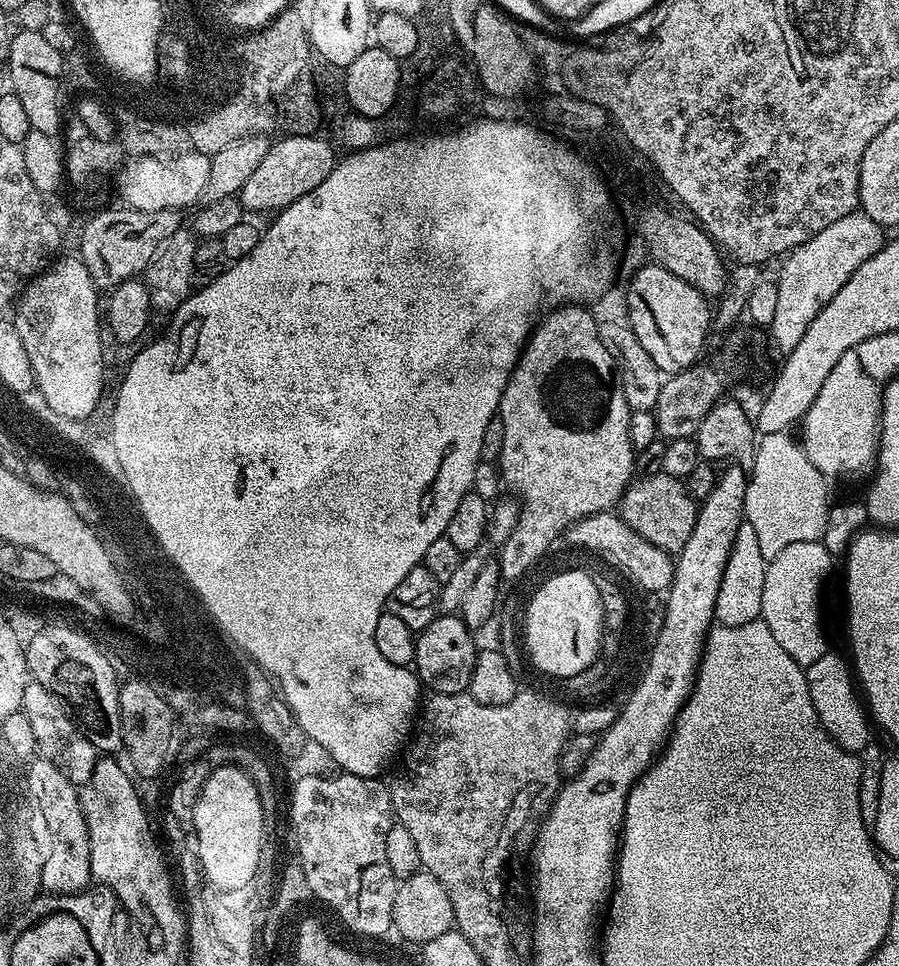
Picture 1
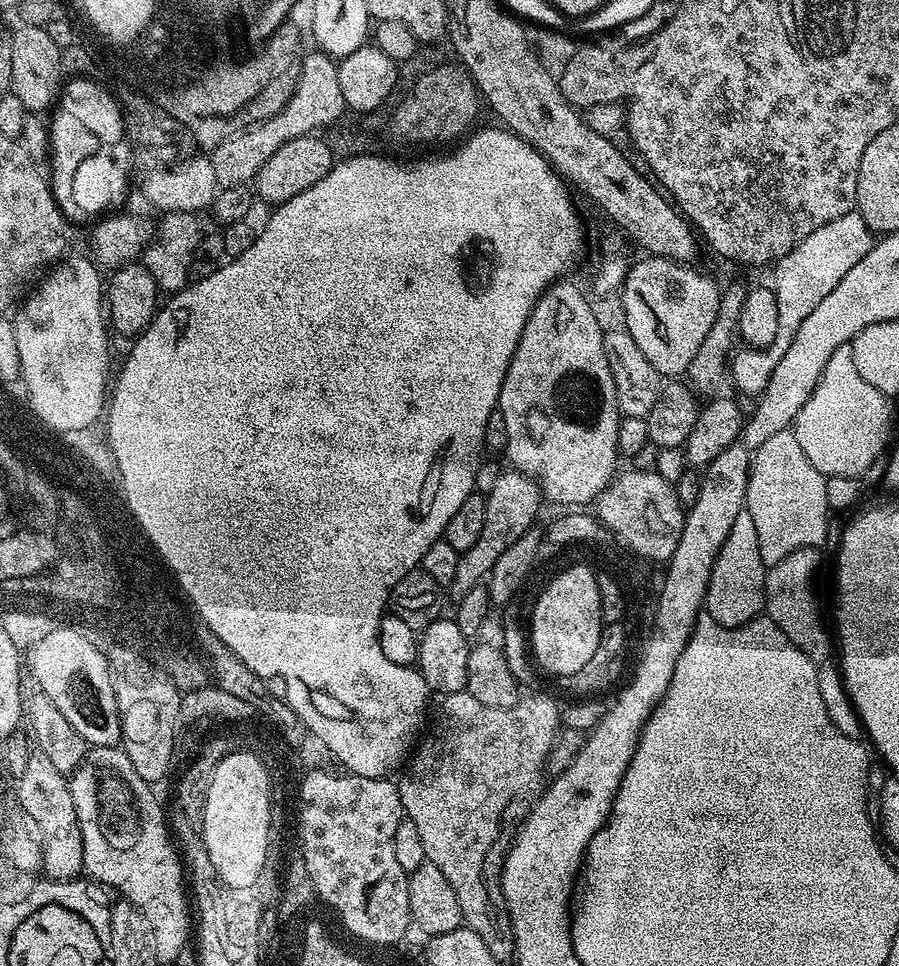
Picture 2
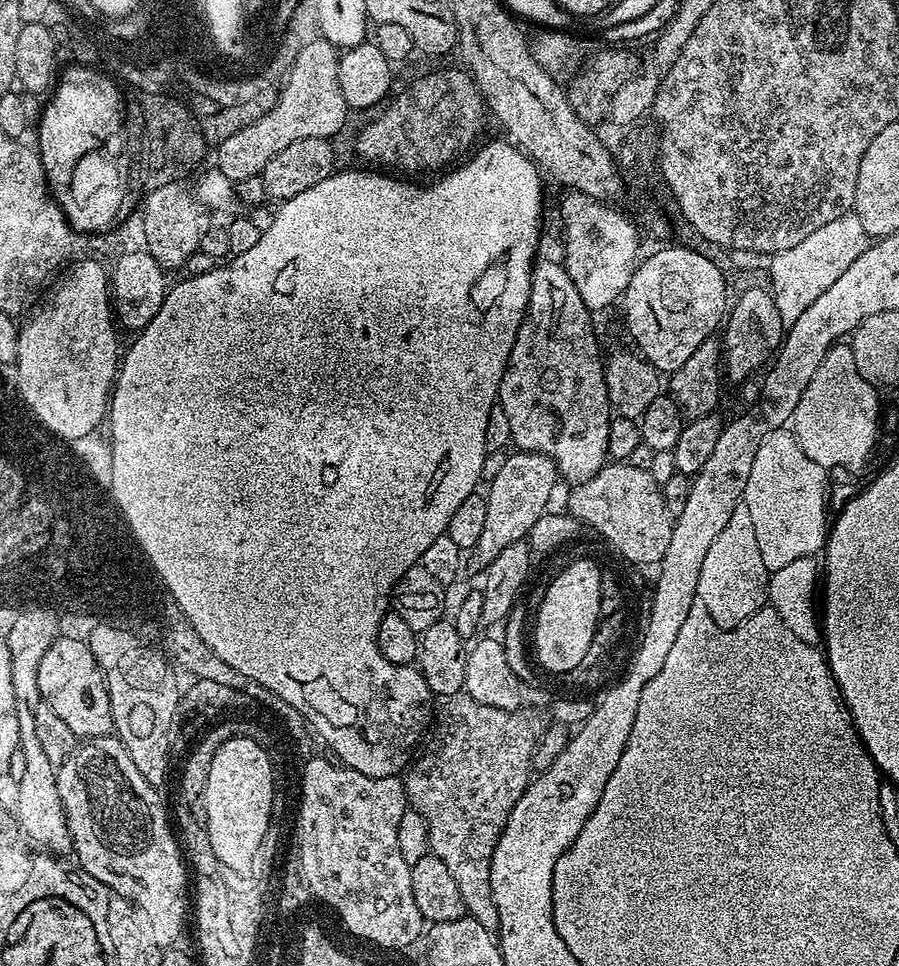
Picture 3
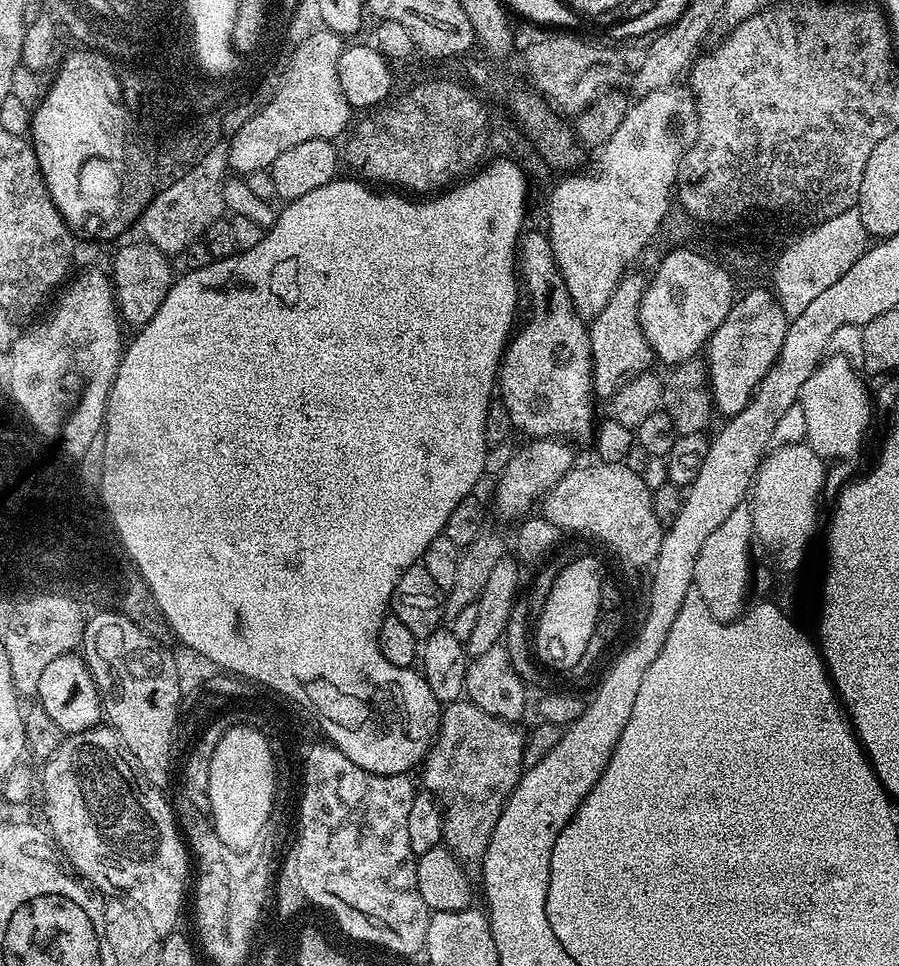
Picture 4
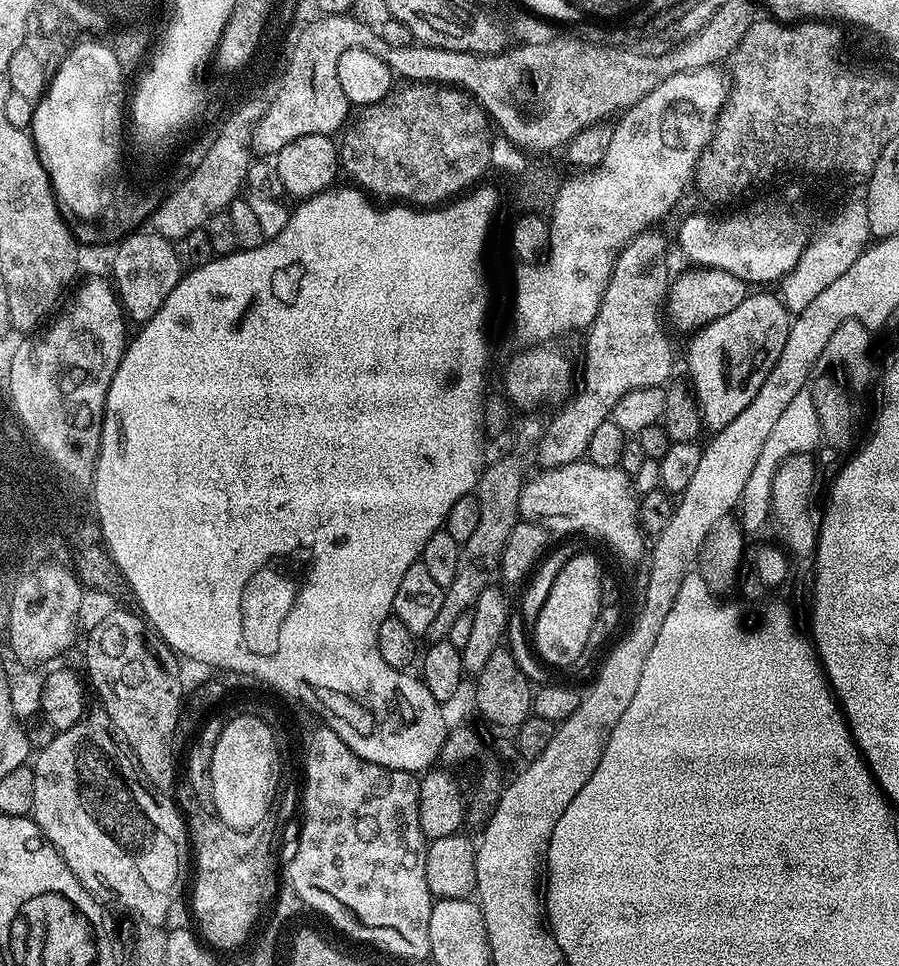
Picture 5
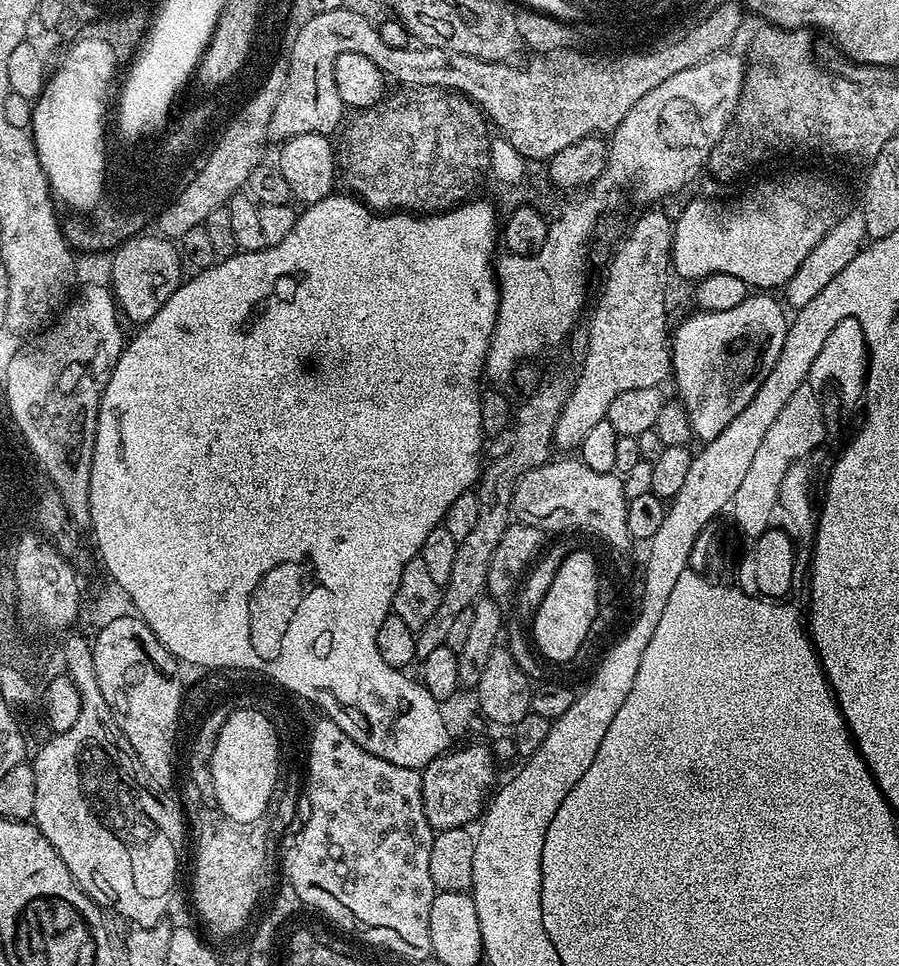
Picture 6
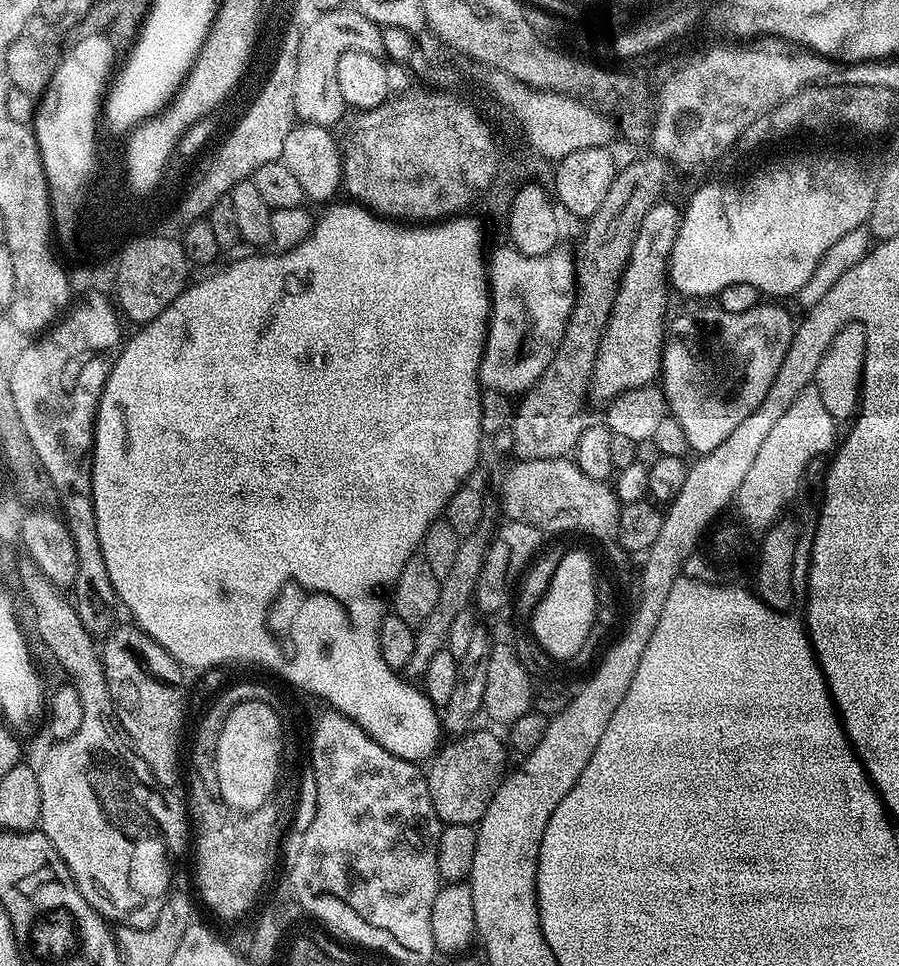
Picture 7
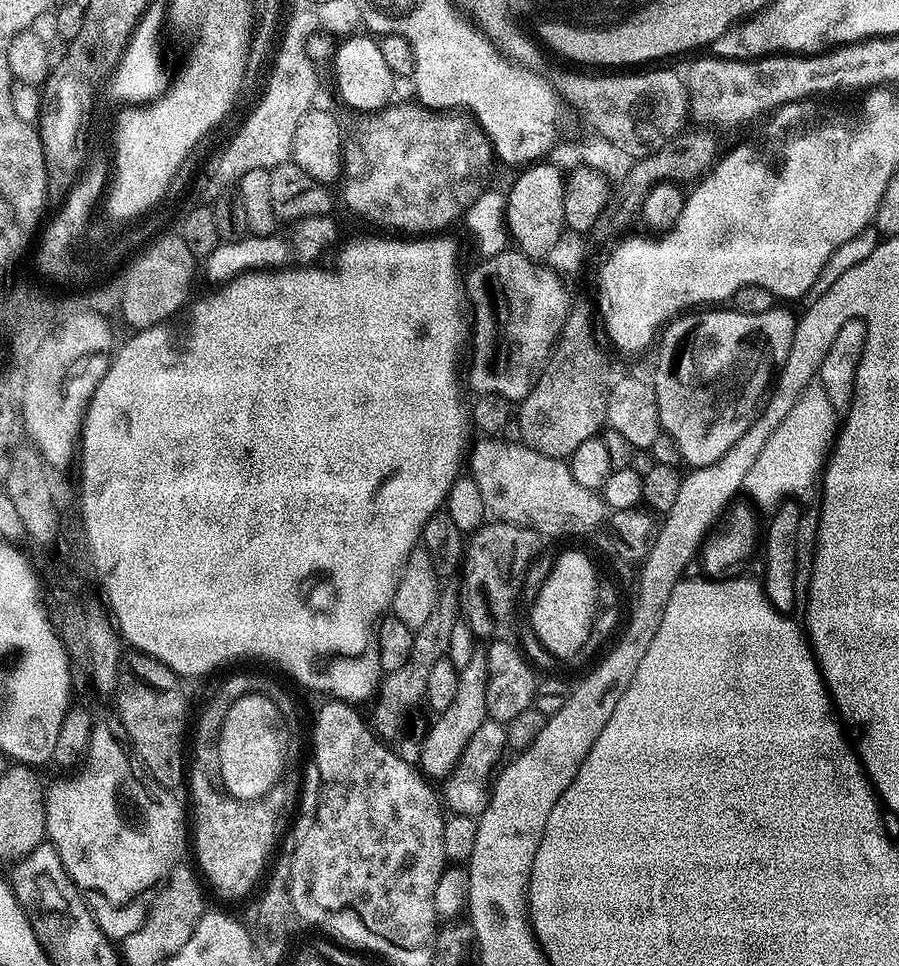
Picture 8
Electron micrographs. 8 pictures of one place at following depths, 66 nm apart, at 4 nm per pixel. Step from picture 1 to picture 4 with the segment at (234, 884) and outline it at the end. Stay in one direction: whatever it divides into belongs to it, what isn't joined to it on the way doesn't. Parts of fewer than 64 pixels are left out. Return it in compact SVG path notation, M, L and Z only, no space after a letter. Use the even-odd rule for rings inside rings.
M240 728L240 732L226 734L225 740L218 742L216 756L210 758L207 794L214 830L228 844L248 844L260 832L272 800L272 756L268 756L262 734Z

